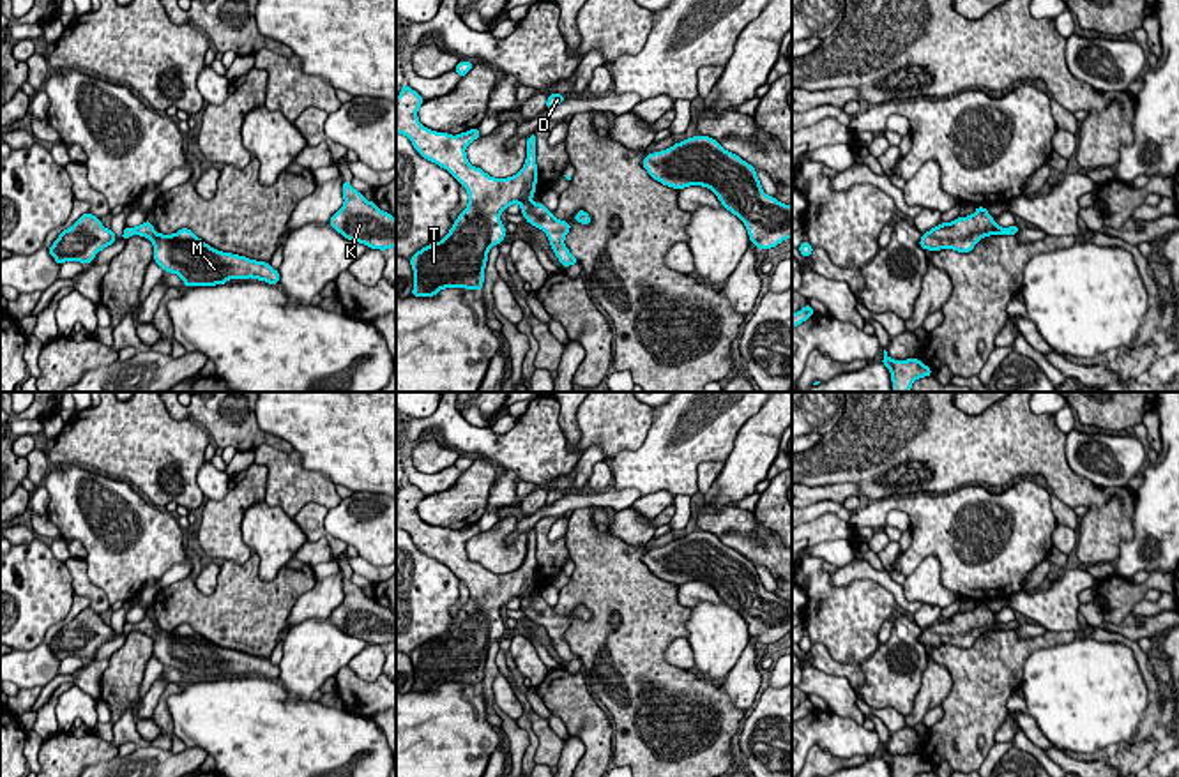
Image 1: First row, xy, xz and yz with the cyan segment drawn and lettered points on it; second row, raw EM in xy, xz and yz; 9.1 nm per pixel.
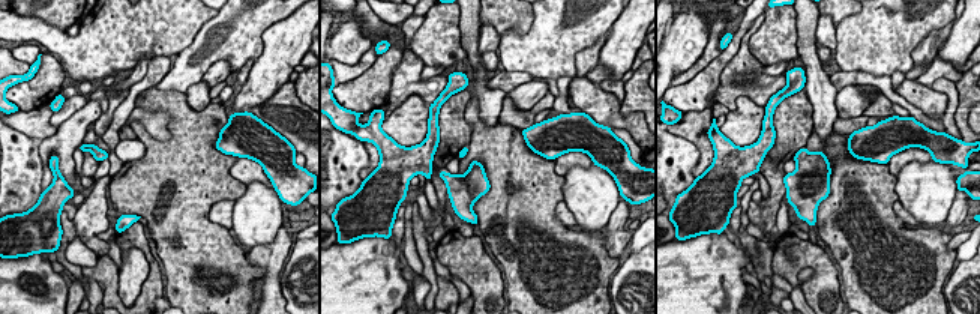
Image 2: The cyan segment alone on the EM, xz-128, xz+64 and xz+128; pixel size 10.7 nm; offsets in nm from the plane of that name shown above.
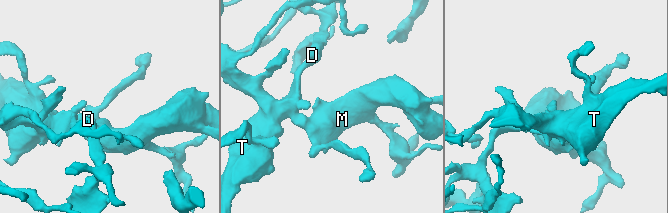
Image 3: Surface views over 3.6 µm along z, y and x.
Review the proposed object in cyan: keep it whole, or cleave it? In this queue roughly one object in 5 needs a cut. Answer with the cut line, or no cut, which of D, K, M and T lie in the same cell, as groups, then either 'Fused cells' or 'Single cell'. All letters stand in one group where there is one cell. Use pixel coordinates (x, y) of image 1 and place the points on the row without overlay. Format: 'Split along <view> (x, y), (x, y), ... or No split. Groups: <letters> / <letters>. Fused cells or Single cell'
No split. Groups: D K M T. Single cell

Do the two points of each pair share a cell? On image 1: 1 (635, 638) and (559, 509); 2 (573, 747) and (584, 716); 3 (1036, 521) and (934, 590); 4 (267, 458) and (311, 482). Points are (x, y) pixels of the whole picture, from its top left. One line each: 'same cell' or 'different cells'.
1: different cells
2: different cells
3: different cells
4: same cell

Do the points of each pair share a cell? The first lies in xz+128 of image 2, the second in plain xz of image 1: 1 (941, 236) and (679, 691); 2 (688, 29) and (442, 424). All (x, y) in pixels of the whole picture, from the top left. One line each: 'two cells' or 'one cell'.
1: one cell
2: two cells

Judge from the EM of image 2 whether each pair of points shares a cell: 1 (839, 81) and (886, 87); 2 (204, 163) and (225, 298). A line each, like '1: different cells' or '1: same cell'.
1: same cell
2: same cell

